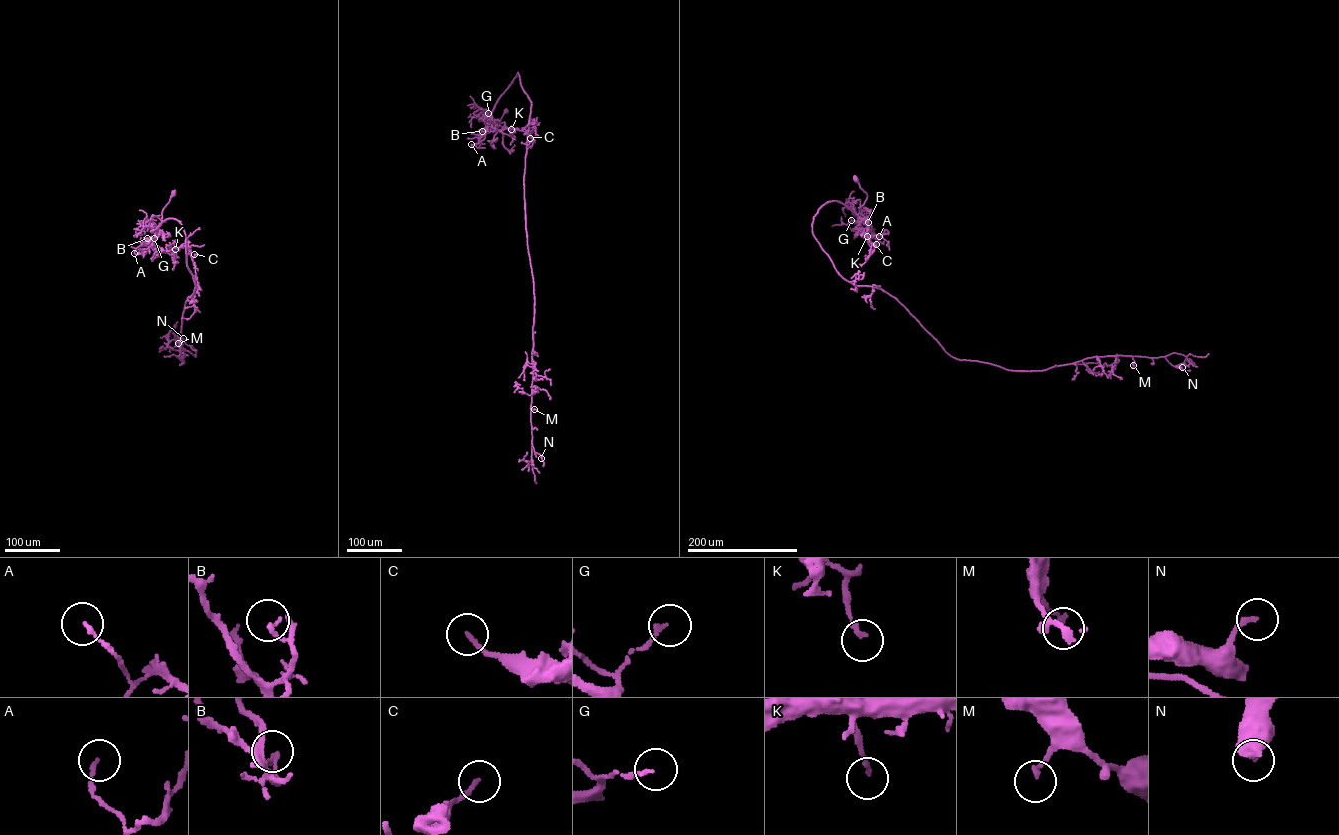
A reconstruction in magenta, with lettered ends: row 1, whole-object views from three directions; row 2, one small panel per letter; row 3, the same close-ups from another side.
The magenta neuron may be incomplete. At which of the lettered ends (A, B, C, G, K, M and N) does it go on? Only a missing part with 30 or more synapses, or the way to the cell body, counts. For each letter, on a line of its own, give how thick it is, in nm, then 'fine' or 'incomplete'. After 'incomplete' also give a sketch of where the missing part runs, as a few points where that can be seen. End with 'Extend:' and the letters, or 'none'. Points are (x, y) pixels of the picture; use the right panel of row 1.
A: 130 nm thick; fine
B: 110 nm thick; fine
C: 160 nm thick; incomplete
G: 140 nm thick; fine
K: 150 nm thick; fine
M: 140 nm thick; fine
N: 160 nm thick; fine
Extend: C

